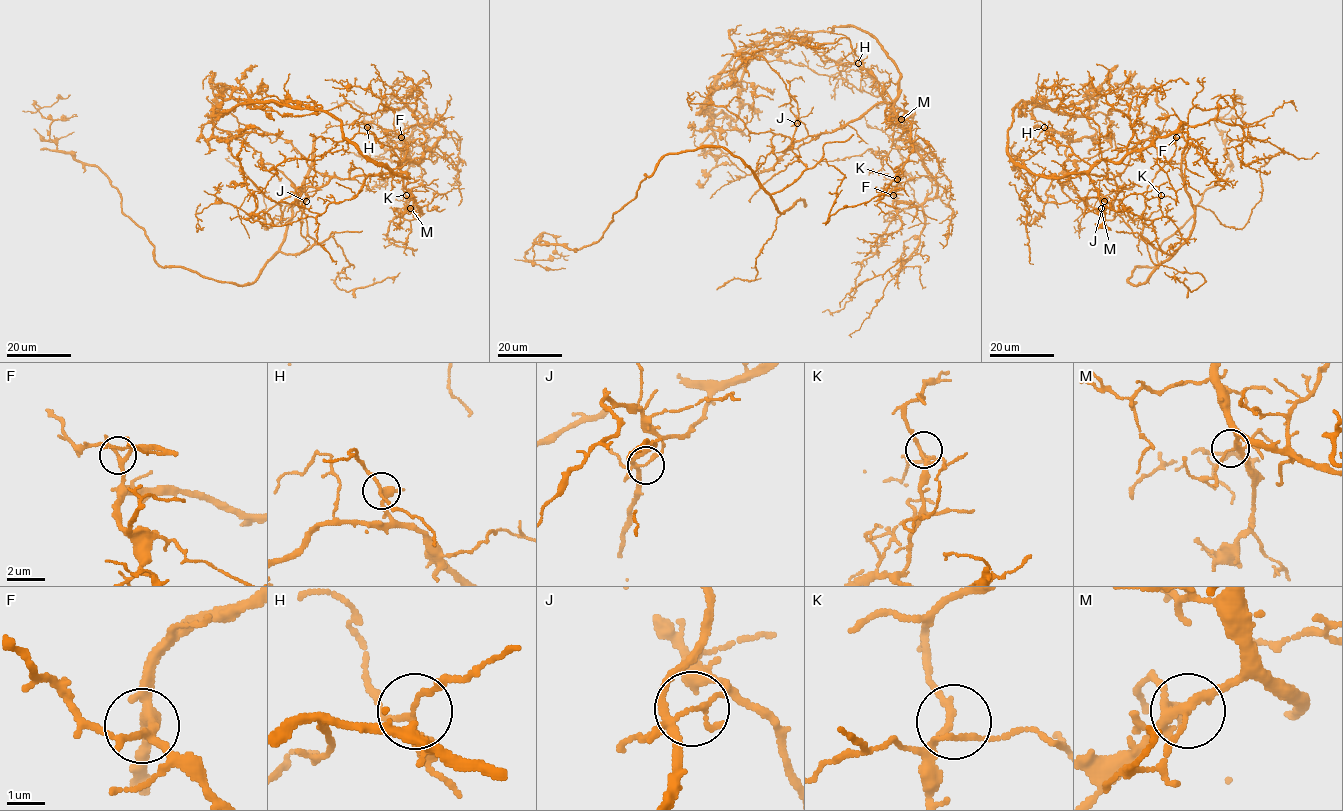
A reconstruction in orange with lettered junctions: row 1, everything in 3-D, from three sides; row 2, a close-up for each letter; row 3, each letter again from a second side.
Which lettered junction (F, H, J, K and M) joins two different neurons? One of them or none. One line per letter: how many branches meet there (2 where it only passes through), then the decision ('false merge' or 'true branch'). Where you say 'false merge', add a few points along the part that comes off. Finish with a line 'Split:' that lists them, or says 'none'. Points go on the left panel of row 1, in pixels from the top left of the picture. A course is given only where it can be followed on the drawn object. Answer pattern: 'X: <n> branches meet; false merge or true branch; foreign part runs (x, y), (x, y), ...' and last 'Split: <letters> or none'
F: 4 branches meet; true branch
H: 4 branches meet; true branch
J: 5 branches meet; false merge; foreign part runs (305, 201), (314, 242), (247, 284), (161, 267), (121, 193), (49, 137), (33, 103), (70, 94)
K: 4 branches meet; true branch
M: 4 branches meet; true branch
Split: J

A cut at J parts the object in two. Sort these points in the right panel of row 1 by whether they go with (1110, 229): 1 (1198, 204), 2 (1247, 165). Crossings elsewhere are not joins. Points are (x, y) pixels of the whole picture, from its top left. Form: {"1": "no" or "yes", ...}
{"1": "no", "2": "yes"}

